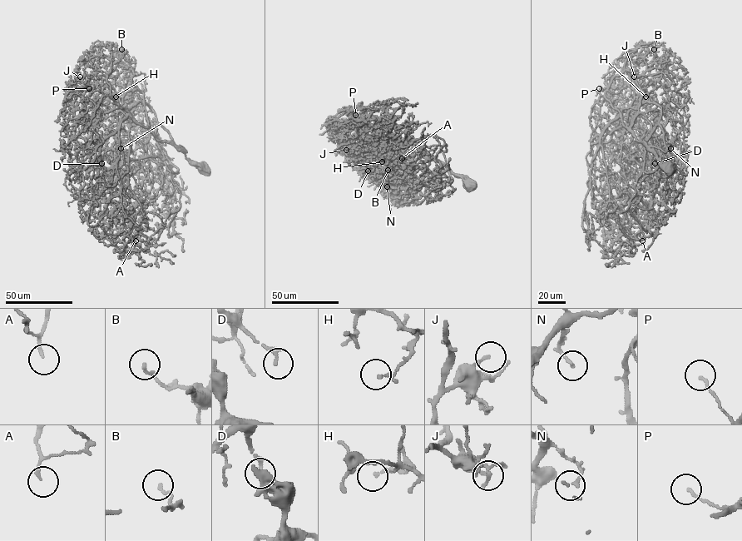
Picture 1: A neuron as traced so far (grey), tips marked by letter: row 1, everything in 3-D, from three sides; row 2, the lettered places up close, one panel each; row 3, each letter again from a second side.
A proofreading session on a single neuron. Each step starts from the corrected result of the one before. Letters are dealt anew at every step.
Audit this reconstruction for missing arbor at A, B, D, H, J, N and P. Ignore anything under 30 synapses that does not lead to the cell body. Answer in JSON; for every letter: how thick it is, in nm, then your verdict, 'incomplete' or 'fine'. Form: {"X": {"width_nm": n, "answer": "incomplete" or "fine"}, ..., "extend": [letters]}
{"A": {"width_nm": 140, "answer": "incomplete"}, "B": {"width_nm": 140, "answer": "fine"}, "D": {"width_nm": 150, "answer": "incomplete"}, "H": {"width_nm": 130, "answer": "fine"}, "J": {"width_nm": 160, "answer": "fine"}, "N": {"width_nm": 120, "answer": "fine"}, "P": {"width_nm": 110, "answer": "fine"}, "extend": ["A", "D"]}

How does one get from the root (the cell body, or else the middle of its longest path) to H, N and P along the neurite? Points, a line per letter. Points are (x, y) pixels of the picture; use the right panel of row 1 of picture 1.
H: (671, 170), (659, 164), (657, 156), (635, 139), (630, 129), (642, 90), (642, 96), (645, 96)
N: (671, 170), (635, 139), (633, 119), (642, 113), (650, 124), (650, 143), (660, 139), (670, 148)
P: (671, 170), (660, 166), (657, 156), (635, 139), (622, 123), (620, 112), (596, 91), (602, 90), (599, 88)

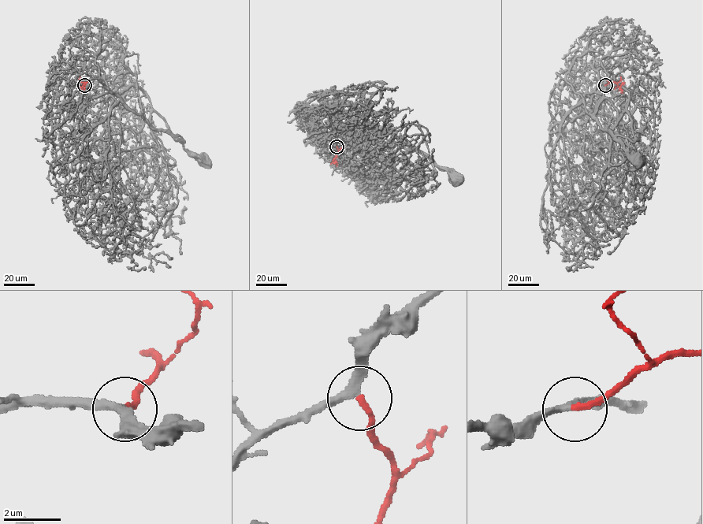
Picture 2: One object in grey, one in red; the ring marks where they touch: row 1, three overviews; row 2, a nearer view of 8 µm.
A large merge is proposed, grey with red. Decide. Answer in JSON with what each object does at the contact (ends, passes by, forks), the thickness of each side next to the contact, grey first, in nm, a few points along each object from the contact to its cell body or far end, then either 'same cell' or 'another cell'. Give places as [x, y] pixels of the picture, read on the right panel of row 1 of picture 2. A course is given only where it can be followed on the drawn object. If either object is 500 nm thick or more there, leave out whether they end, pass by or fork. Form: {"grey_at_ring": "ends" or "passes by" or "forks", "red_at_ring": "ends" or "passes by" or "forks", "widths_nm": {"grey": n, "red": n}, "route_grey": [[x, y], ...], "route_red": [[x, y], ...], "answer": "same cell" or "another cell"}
{"grey_at_ring": "passes by", "red_at_ring": "ends", "widths_nm": {"grey": 280, "red": 200}, "route_grey": [[604, 85], [593, 91], [592, 108], [585, 104], [585, 109], [601, 128], [621, 144], [627, 157], [640, 161]], "route_red": [[604, 85], [615, 82], [619, 87], [624, 82]], "answer": "same cell"}

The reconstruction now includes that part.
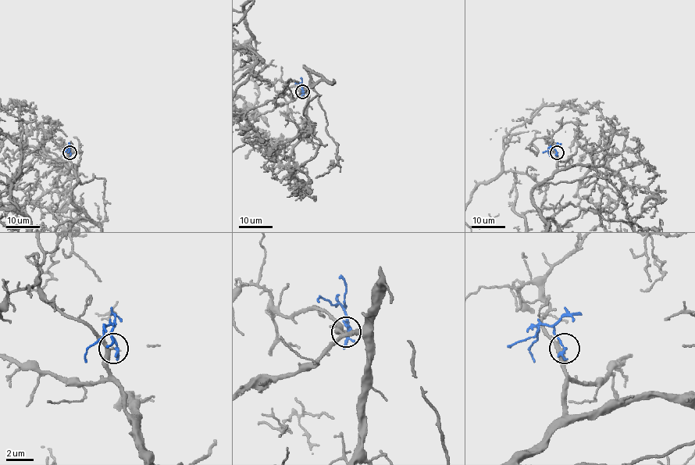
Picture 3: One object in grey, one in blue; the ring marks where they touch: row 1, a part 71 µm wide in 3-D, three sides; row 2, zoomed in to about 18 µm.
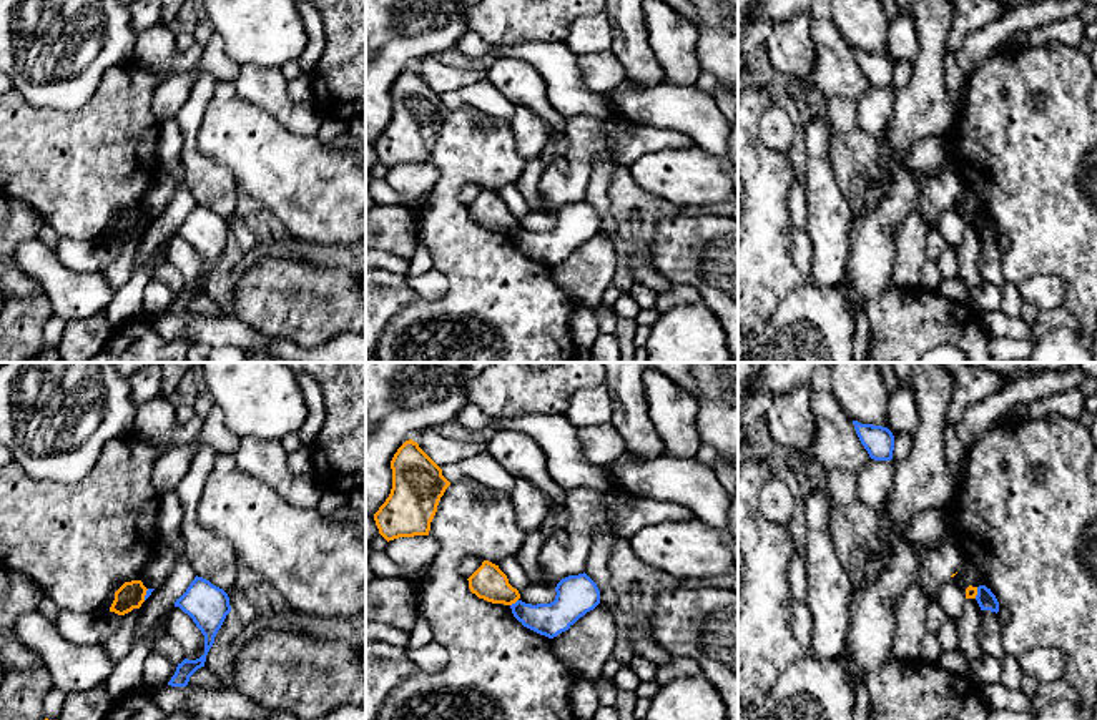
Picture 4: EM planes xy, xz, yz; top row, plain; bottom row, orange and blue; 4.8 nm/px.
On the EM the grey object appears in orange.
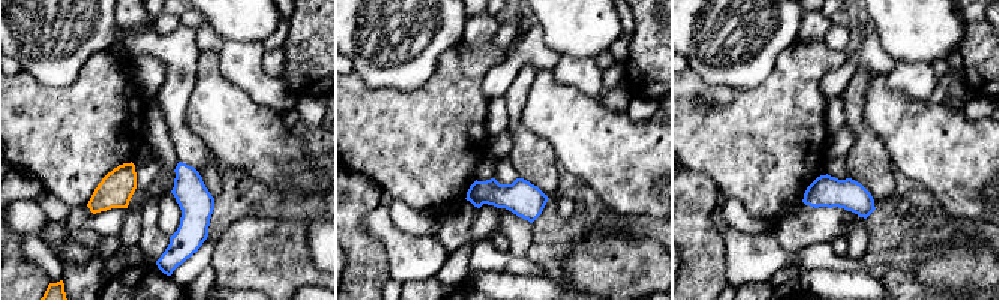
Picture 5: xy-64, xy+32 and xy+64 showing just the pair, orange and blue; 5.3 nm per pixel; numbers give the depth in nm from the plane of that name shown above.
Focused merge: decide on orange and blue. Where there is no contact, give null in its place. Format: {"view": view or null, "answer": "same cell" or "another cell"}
{"view": "xz", "answer": "another cell"}

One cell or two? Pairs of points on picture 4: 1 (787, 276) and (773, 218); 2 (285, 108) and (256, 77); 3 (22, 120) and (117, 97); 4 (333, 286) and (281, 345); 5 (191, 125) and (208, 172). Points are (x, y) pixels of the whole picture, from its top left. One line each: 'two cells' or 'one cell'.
1: one cell
2: one cell
3: one cell
4: two cells
5: one cell

